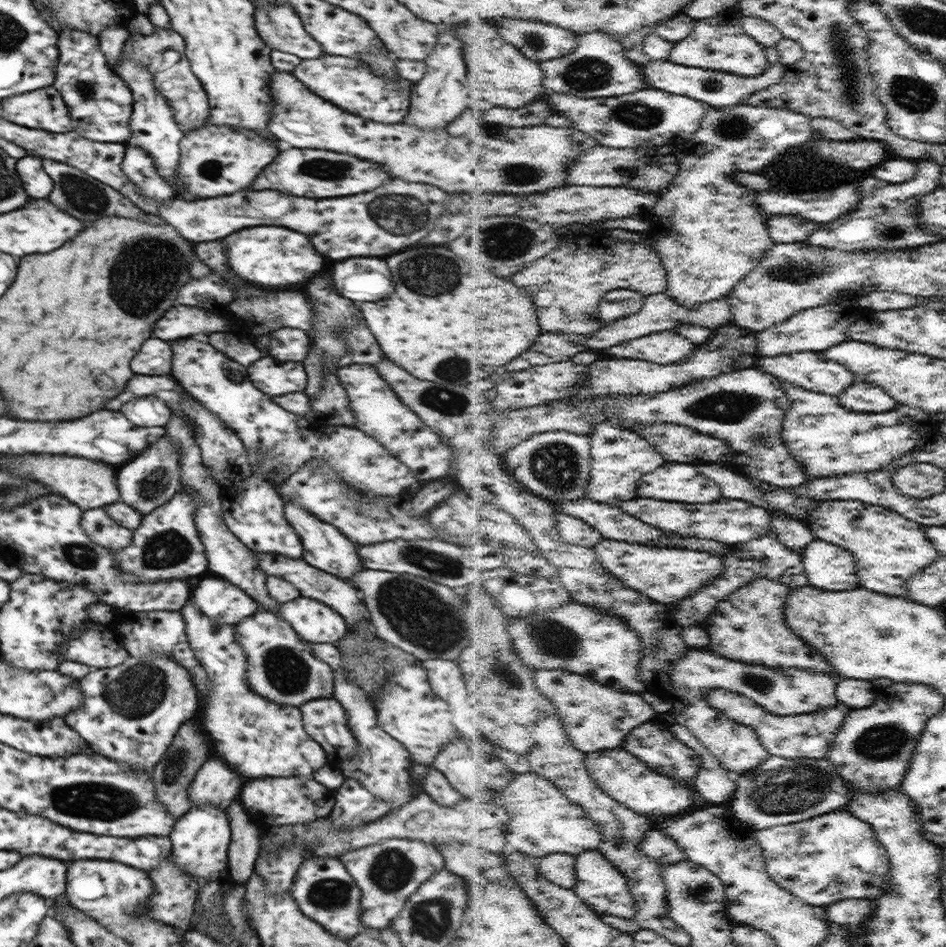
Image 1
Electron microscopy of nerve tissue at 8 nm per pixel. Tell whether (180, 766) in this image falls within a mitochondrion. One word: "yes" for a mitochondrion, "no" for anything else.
yes

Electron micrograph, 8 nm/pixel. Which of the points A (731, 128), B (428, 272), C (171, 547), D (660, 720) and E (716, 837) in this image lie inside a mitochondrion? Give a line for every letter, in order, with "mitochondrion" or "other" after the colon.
A: mitochondrion
B: mitochondrion
C: mitochondrion
D: other
E: other

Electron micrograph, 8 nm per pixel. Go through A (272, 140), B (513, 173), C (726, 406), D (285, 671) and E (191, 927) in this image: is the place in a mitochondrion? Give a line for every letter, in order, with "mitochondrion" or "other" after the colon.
A: other
B: mitochondrion
C: mitochondrion
D: mitochondrion
E: other

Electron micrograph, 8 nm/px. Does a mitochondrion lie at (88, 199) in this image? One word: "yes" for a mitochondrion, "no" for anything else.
yes

